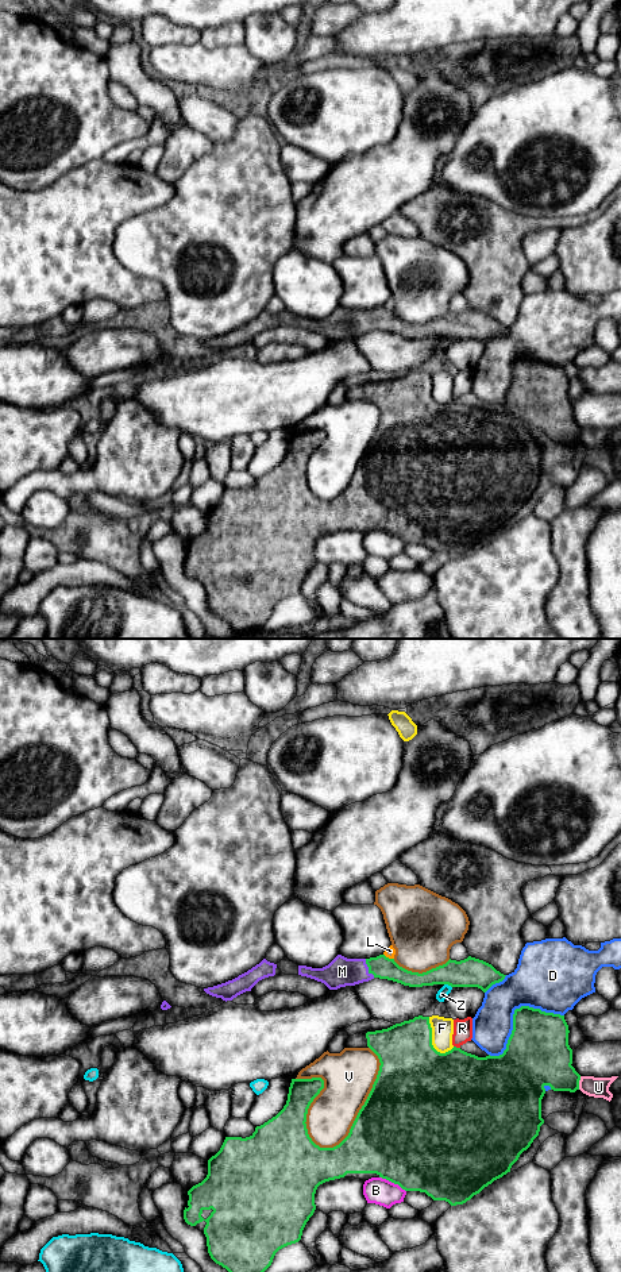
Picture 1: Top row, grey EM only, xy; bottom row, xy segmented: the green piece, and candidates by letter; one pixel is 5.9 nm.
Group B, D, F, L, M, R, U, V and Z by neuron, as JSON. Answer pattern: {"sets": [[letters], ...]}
{"sets": [["B"], ["D"], ["F"], ["L"], ["M"], ["R"], ["U"], ["V"], ["Z"]]}

